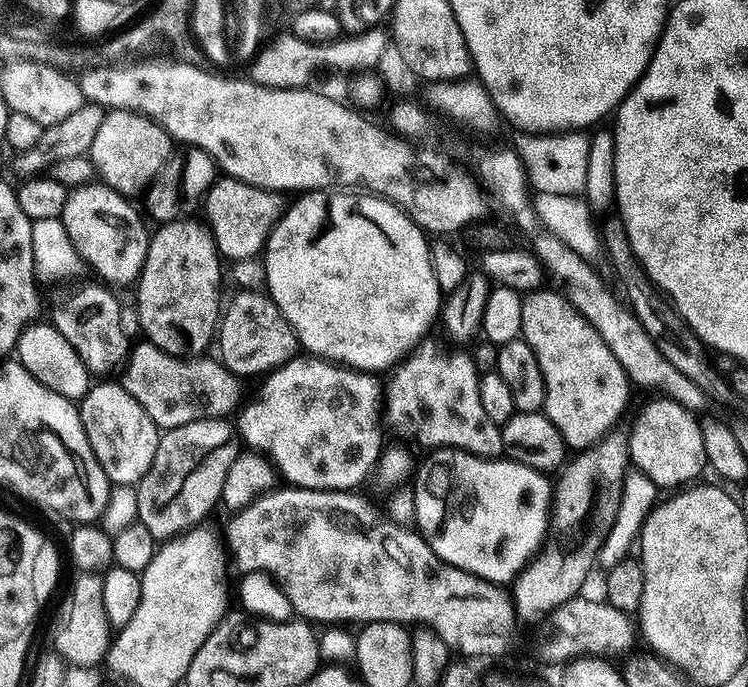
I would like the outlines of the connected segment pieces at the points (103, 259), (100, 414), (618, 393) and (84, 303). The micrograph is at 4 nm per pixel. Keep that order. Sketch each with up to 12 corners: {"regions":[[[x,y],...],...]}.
{"regions":[[[103,182],[69,191],[59,215],[85,263],[131,285],[150,232]],[[119,383],[78,407],[109,481],[139,484],[162,435]],[[563,294],[522,299],[569,449],[617,427],[630,377]],[[88,284],[56,308],[56,329],[92,374],[130,351],[120,304]]]}

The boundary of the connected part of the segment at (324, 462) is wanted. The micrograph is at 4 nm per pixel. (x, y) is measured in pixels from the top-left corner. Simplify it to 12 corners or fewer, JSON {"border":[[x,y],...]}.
{"border":[[311,354],[239,411],[300,488],[356,490],[380,457],[382,384]]}

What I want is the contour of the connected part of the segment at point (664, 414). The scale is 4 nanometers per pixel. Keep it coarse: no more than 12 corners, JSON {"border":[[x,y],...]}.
{"border":[[670,398],[630,428],[631,463],[657,489],[708,463],[701,421]]}

